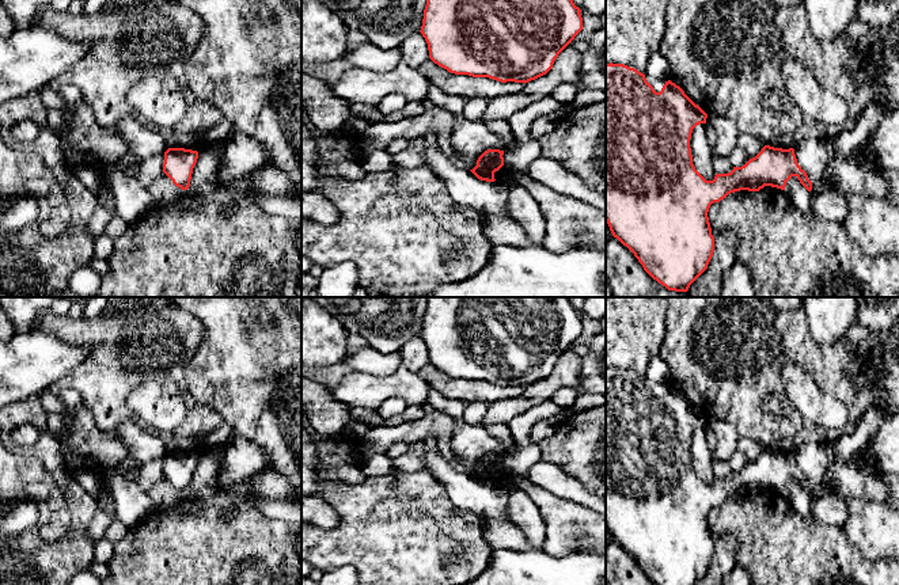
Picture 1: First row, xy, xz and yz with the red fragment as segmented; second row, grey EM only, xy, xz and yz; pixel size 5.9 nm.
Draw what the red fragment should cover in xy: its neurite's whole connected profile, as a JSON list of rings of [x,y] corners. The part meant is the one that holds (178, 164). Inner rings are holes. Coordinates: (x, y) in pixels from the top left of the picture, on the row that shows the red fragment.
[[[168,148],[164,152],[163,172],[175,186],[181,187],[182,190],[187,190],[197,159],[197,151]]]

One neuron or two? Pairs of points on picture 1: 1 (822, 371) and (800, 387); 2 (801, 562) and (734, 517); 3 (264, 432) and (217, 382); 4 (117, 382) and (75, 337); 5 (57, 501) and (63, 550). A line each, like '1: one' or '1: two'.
1: two
2: one
3: one
4: one
5: two

